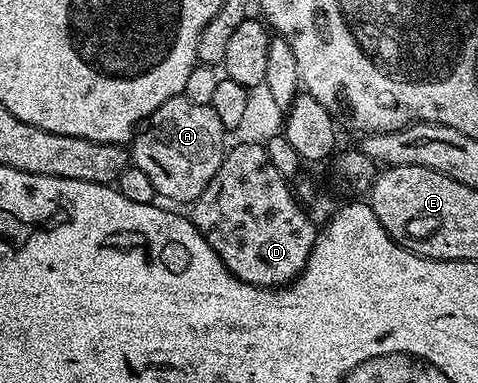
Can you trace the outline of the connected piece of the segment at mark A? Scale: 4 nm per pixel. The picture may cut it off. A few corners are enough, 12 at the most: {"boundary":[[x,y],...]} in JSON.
{"boundary":[[170,98],[129,158],[160,199],[193,204],[221,168],[221,119]]}

